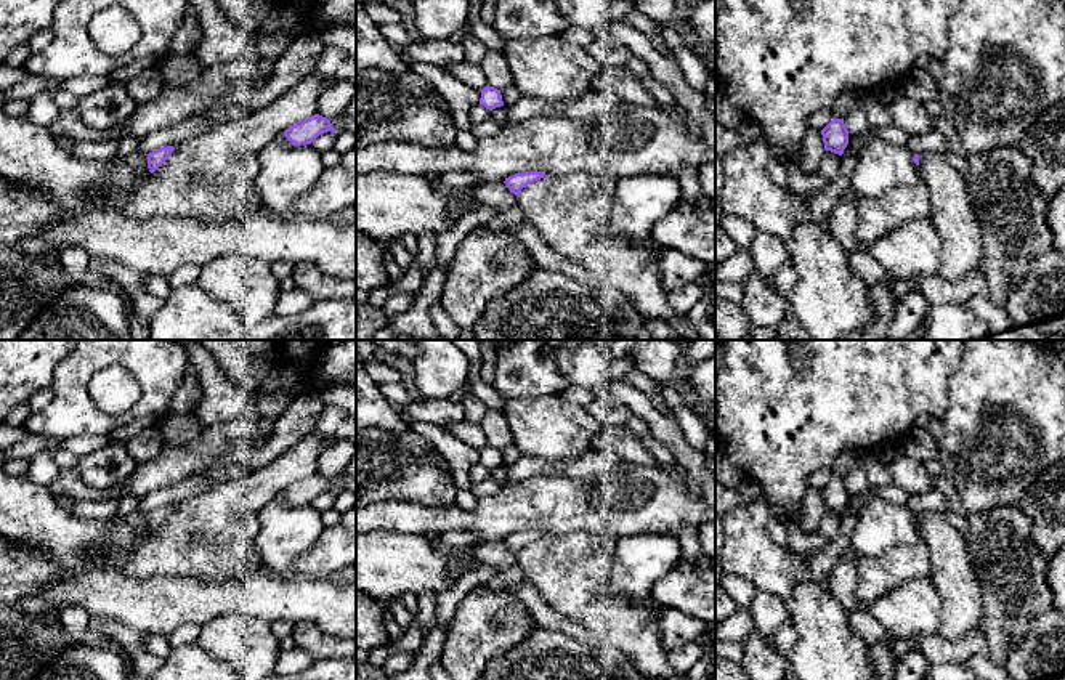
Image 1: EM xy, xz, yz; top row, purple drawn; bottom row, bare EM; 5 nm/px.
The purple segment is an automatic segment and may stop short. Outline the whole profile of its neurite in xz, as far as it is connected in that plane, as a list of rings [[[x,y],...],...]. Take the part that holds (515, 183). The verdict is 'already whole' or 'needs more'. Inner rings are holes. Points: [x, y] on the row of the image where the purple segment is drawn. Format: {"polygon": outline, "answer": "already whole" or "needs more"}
{"polygon": [[[523,172],[523,173],[515,173],[508,178],[505,178],[505,184],[513,192],[515,196],[520,196],[521,189],[526,188],[528,184],[547,176],[544,172]]], "answer": "already whole"}

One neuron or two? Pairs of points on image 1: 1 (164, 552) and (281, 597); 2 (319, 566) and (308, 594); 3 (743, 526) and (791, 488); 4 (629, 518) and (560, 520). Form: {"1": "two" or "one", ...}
{"1": "two", "2": "two", "3": "two", "4": "one"}

